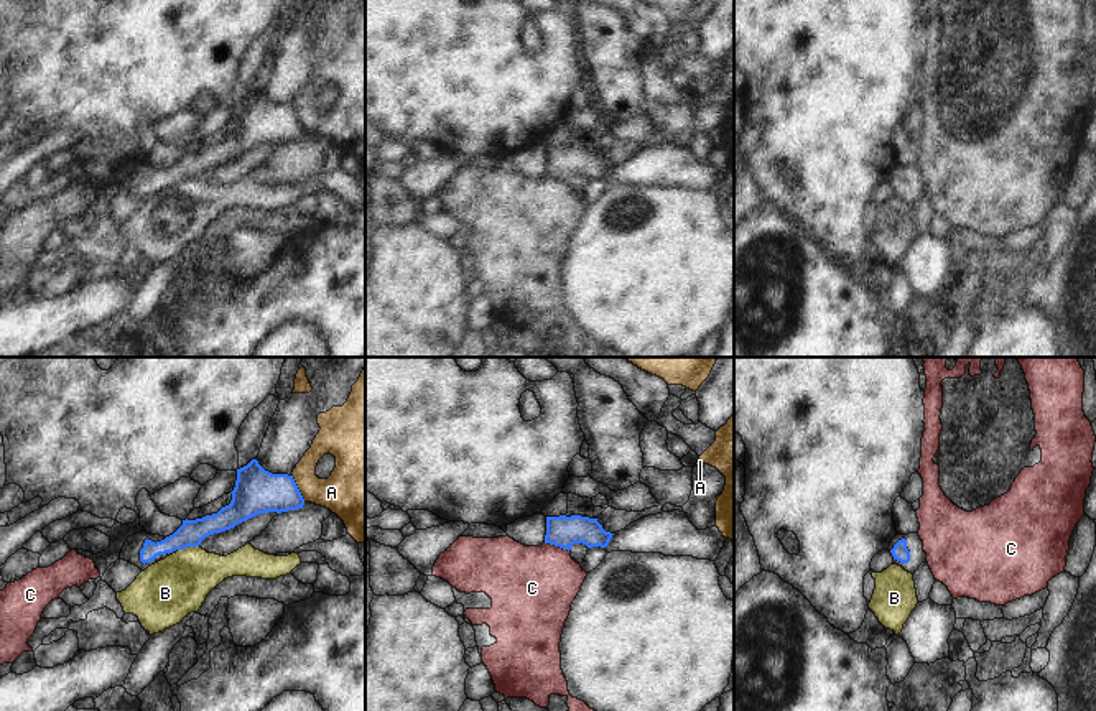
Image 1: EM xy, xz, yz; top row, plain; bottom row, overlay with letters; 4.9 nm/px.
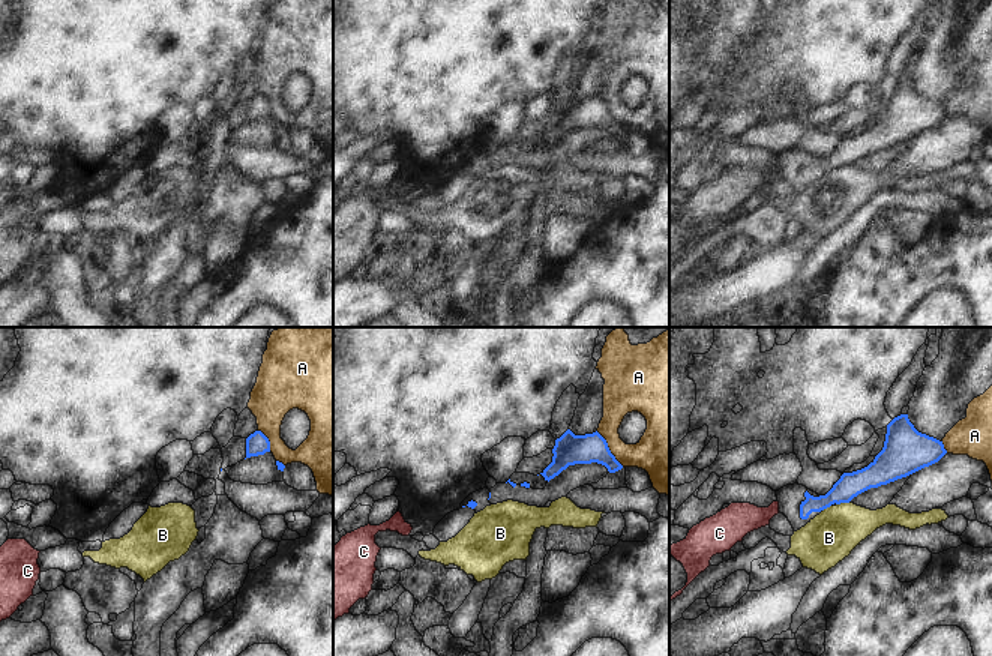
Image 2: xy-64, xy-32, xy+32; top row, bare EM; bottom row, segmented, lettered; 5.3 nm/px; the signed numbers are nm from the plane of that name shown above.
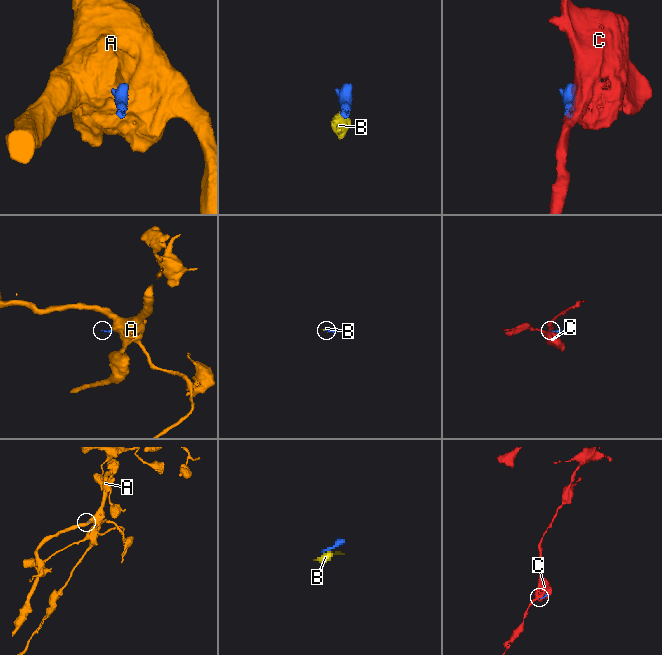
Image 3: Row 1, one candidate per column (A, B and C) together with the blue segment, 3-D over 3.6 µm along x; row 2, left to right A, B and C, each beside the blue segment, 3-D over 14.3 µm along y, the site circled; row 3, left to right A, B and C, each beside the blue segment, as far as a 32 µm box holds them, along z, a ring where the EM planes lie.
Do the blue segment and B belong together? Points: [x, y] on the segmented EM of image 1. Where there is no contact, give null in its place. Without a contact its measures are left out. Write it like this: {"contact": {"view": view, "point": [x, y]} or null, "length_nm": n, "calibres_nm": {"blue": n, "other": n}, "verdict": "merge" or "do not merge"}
{"contact": {"view": "xy", "point": [188, 545]}, "length_nm": 110, "calibres_nm": {"blue": 120, "other": 300}, "verdict": "do not merge"}

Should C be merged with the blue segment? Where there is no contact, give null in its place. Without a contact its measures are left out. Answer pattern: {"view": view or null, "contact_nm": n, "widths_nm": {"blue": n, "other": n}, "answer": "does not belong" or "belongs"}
{"view": "xz", "contact_nm": 130, "widths_nm": {"blue": 150, "other": 420}, "answer": "does not belong"}

